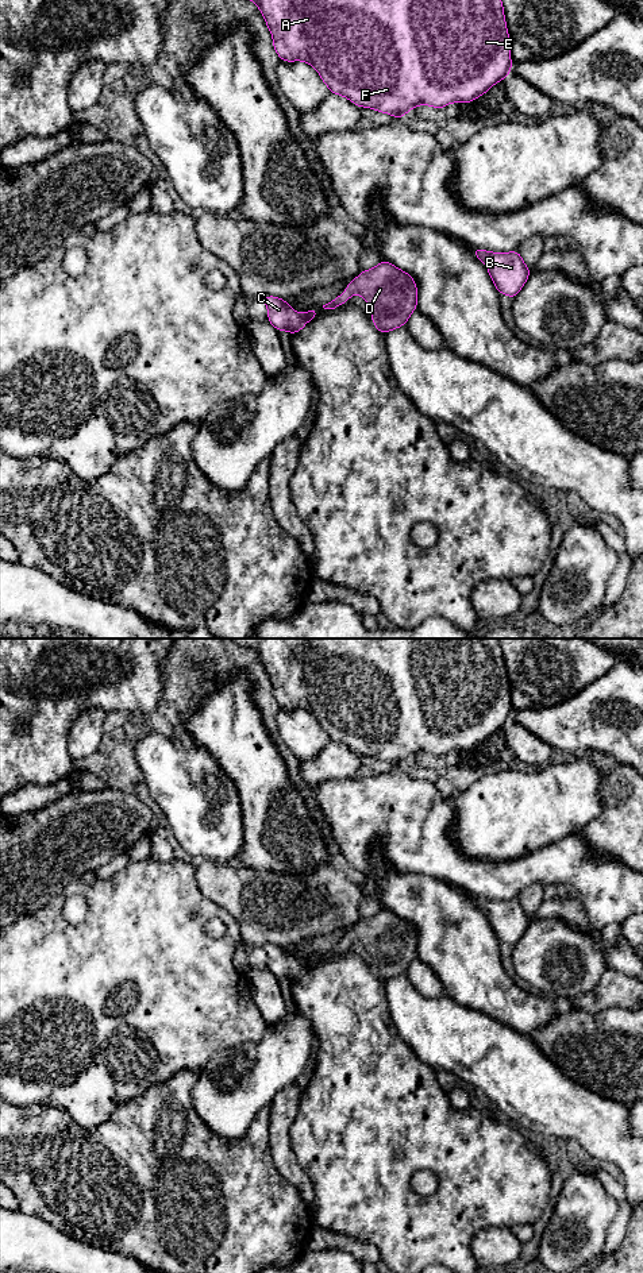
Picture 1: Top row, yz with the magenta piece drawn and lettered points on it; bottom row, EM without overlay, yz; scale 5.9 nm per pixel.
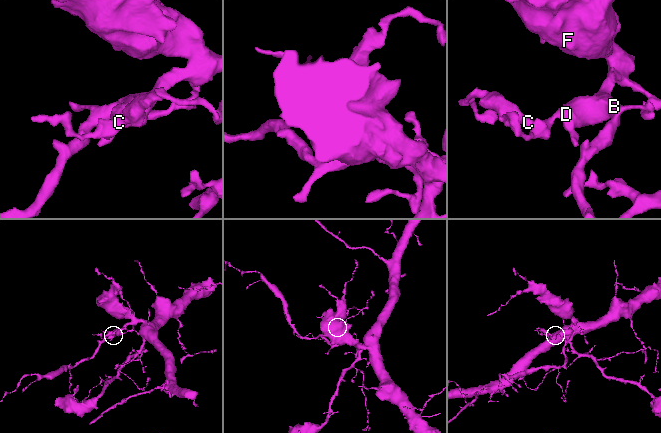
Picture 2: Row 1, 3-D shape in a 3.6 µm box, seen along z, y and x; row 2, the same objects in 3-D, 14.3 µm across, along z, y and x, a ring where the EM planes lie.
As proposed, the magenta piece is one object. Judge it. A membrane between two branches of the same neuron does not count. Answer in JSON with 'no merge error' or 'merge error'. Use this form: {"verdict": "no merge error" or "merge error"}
{"verdict": "no merge error"}

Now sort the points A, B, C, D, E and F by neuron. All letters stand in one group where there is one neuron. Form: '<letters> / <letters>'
A B C D E F

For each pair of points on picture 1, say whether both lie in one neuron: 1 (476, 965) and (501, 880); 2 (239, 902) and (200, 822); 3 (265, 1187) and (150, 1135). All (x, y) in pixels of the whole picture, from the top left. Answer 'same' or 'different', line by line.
1: different
2: different
3: same

